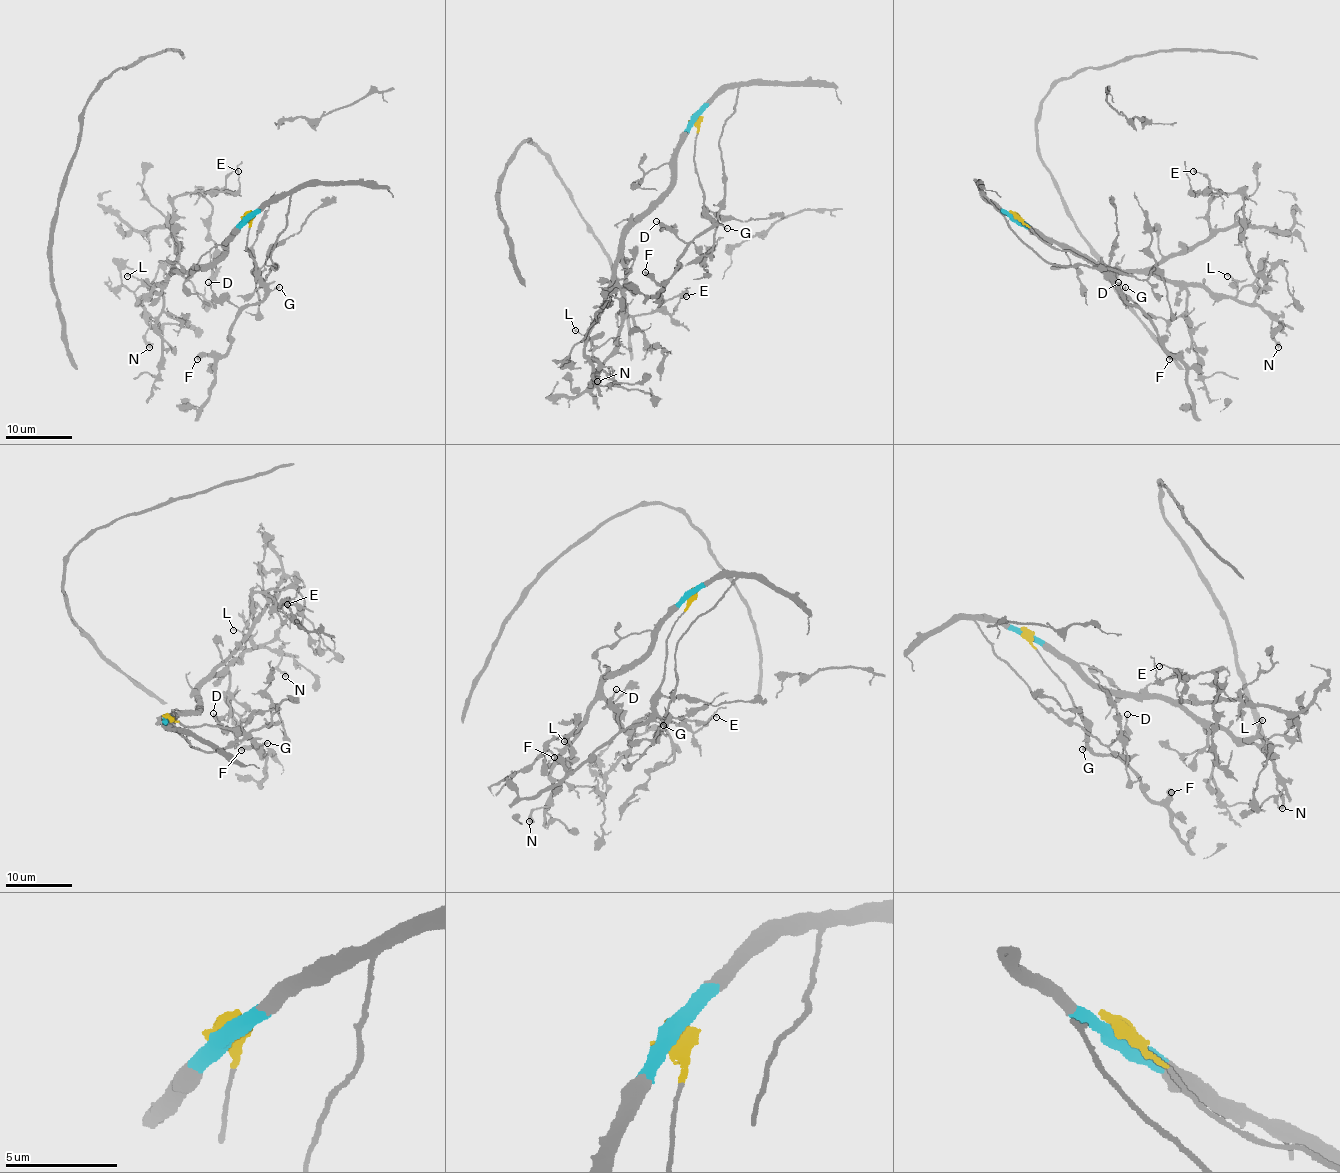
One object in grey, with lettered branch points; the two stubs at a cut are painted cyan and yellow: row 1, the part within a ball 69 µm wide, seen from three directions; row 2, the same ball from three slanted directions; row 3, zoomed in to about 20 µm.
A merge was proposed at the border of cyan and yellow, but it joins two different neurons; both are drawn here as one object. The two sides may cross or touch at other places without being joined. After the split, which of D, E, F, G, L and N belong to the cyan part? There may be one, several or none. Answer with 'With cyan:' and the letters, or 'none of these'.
With cyan: E, L, N

